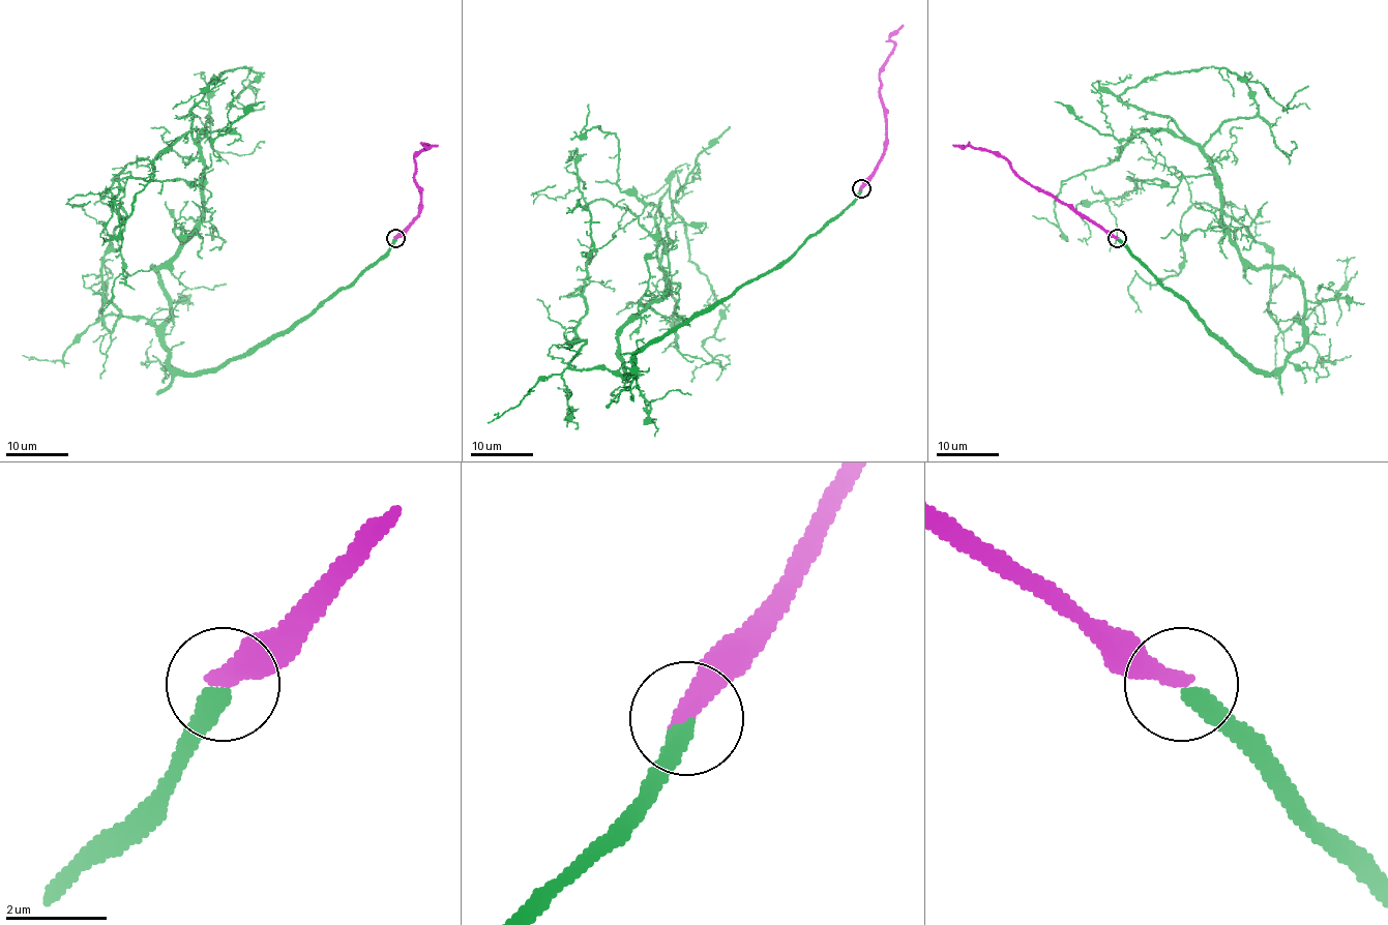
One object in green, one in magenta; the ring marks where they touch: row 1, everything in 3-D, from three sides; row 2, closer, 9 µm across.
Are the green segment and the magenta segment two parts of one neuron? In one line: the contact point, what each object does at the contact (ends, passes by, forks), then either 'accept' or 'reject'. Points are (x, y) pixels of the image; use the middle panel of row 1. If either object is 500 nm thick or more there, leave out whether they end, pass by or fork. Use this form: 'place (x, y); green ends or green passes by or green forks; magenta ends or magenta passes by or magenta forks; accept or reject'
place (861, 188); green ends; magenta ends; accept

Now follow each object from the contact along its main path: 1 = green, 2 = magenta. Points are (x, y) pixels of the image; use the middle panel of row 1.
1: (860, 189), (775, 267), (643, 348), (629, 378), (618, 331), (667, 294), (667, 189), (725, 308), (691, 382)
2: (860, 188), (884, 150), (886, 111), (881, 98), (880, 73), (893, 47), (889, 38), (904, 24)

